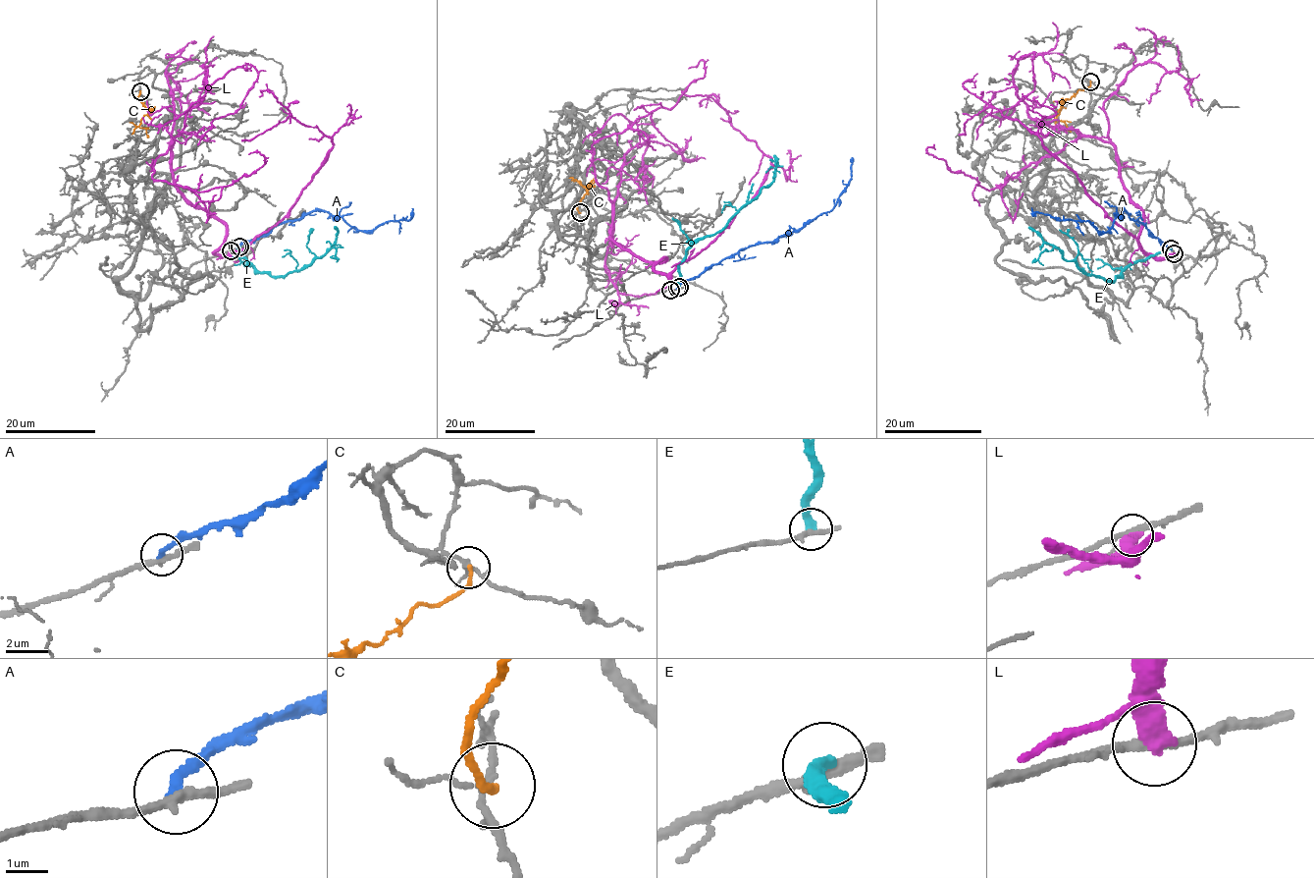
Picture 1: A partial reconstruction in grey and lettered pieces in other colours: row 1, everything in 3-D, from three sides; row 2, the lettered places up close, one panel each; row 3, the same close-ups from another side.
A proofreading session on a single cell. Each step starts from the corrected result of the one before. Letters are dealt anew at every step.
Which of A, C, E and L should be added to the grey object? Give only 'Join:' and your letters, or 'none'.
Join: none

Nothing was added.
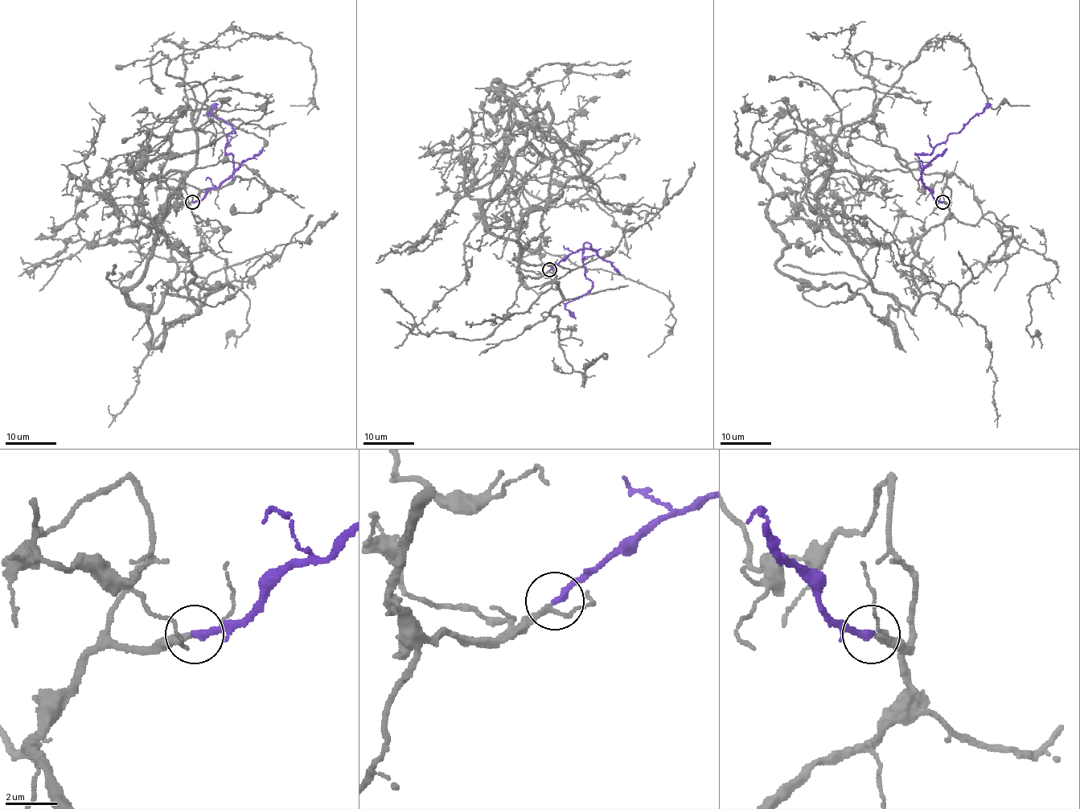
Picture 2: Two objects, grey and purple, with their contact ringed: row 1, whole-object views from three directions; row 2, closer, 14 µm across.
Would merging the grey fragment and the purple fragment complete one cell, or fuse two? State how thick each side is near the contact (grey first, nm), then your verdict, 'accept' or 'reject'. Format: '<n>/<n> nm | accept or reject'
200/280 nm | accept

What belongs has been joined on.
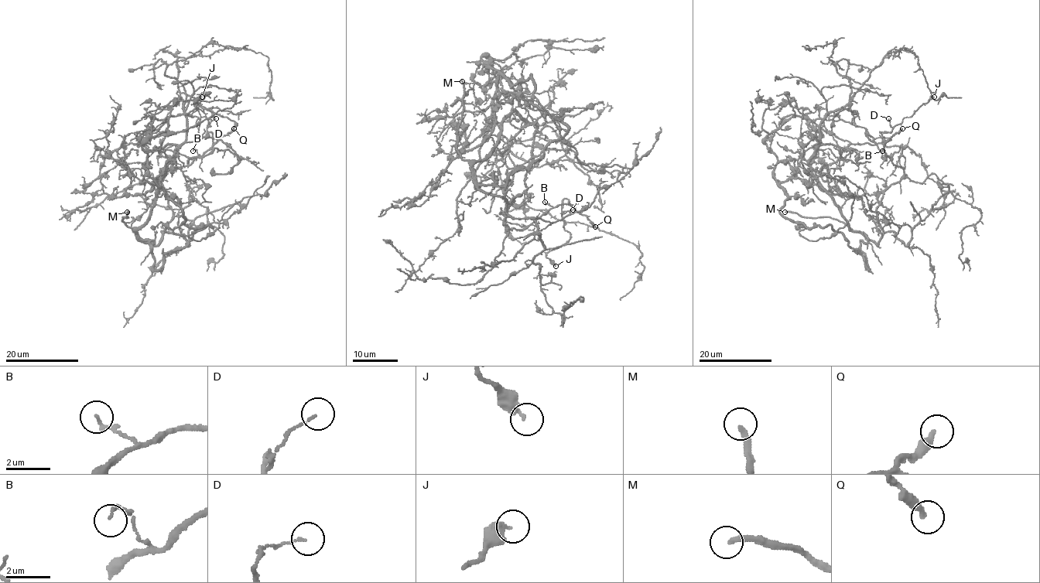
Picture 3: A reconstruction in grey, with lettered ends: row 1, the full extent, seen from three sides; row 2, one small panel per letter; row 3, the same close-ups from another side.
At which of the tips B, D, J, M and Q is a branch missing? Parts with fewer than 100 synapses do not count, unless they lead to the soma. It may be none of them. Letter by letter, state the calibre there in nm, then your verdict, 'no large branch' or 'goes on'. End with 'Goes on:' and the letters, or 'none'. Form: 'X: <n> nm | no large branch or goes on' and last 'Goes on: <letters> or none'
B: 120 nm | no large branch
D: 90 nm | no large branch
J: 360 nm | no large branch
M: 240 nm | goes on
Q: 300 nm | no large branch
Goes on: M

